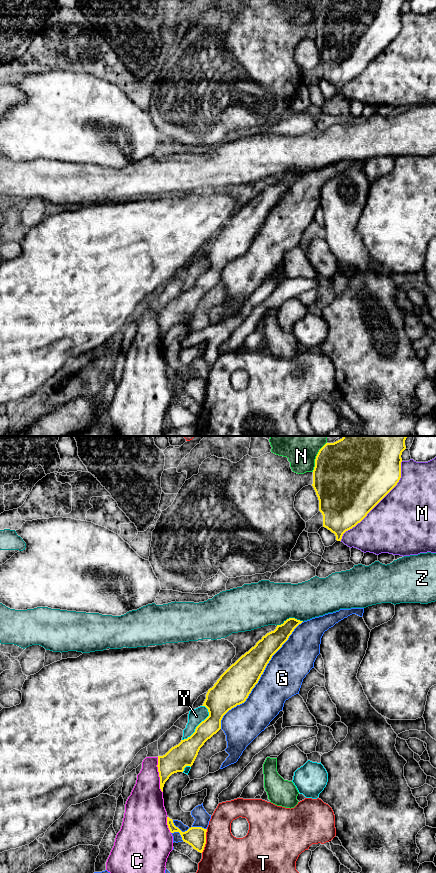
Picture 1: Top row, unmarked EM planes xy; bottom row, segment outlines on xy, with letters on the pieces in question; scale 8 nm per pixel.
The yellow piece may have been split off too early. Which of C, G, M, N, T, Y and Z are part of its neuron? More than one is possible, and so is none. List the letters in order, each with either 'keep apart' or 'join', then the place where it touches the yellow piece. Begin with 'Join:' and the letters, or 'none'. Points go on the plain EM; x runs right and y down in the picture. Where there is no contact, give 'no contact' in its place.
Join: none
C: keep apart; contact xy (159, 327)
G: keep apart; contact xy (259, 230)
M: keep apart; contact xy (378, 54)
N: keep apart; contact xy (315, 12)
T: keep apart; contact xy (205, 393)
Y: keep apart; contact xy (199, 276)
Z: keep apart; contact xy (289, 170)

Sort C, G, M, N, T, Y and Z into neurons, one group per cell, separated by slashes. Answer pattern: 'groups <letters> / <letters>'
groups C / G / M Y / N / T / Z

